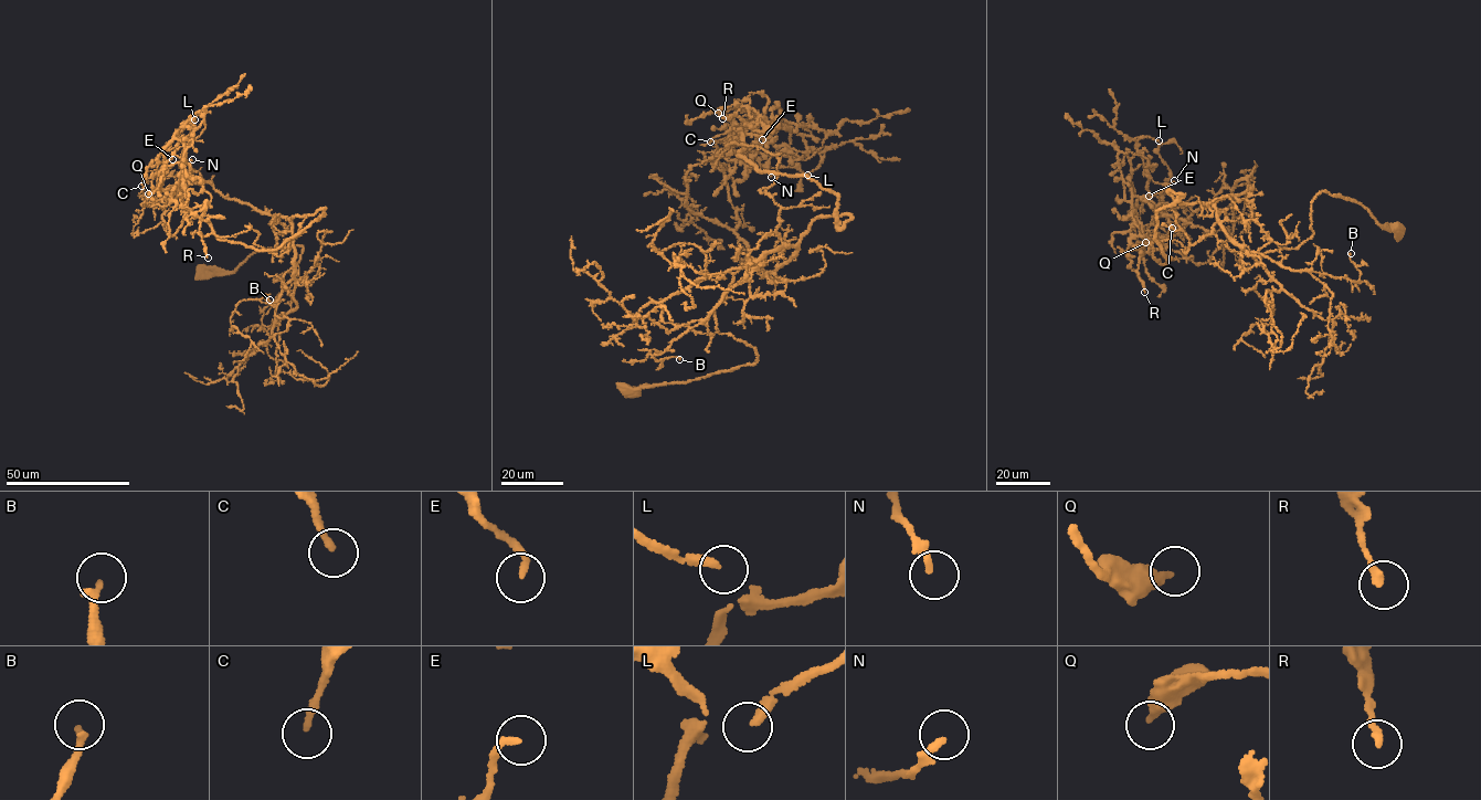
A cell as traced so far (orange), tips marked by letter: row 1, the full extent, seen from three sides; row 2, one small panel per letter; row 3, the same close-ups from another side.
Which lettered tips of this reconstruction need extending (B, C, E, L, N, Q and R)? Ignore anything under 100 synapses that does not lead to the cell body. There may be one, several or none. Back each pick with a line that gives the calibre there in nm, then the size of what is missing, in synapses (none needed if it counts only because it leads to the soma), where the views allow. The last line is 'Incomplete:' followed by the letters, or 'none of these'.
Incomplete: none of these

